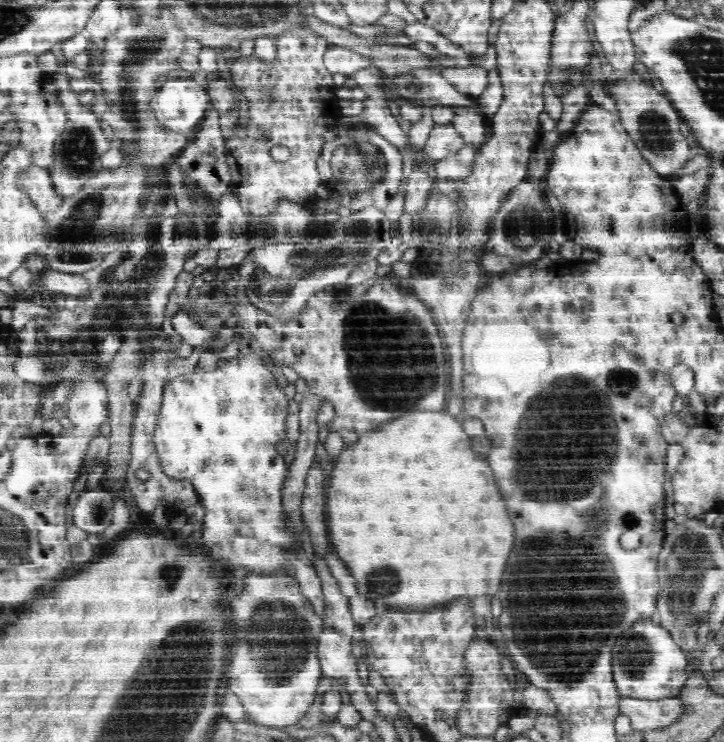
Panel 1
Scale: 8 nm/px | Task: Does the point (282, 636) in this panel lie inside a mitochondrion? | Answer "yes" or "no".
yes

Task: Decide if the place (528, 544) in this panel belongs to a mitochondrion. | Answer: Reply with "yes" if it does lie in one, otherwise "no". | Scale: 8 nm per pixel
yes

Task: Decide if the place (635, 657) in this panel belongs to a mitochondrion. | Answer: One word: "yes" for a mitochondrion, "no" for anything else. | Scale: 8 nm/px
yes

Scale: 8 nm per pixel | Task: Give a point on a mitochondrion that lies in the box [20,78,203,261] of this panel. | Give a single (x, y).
(75, 152)

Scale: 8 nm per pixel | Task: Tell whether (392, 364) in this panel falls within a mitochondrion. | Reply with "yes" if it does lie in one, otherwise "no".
yes

